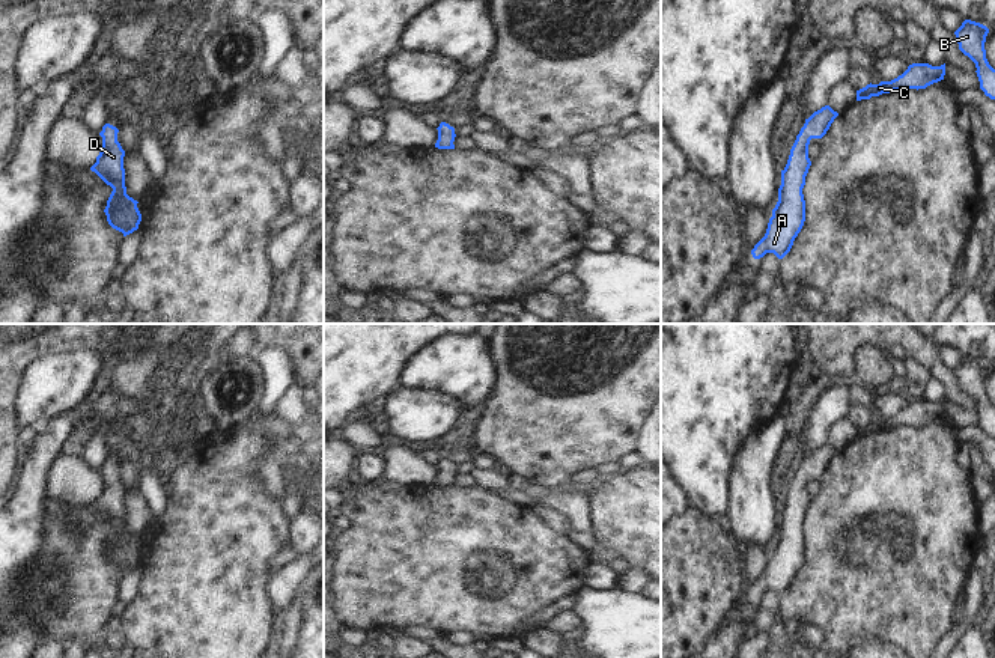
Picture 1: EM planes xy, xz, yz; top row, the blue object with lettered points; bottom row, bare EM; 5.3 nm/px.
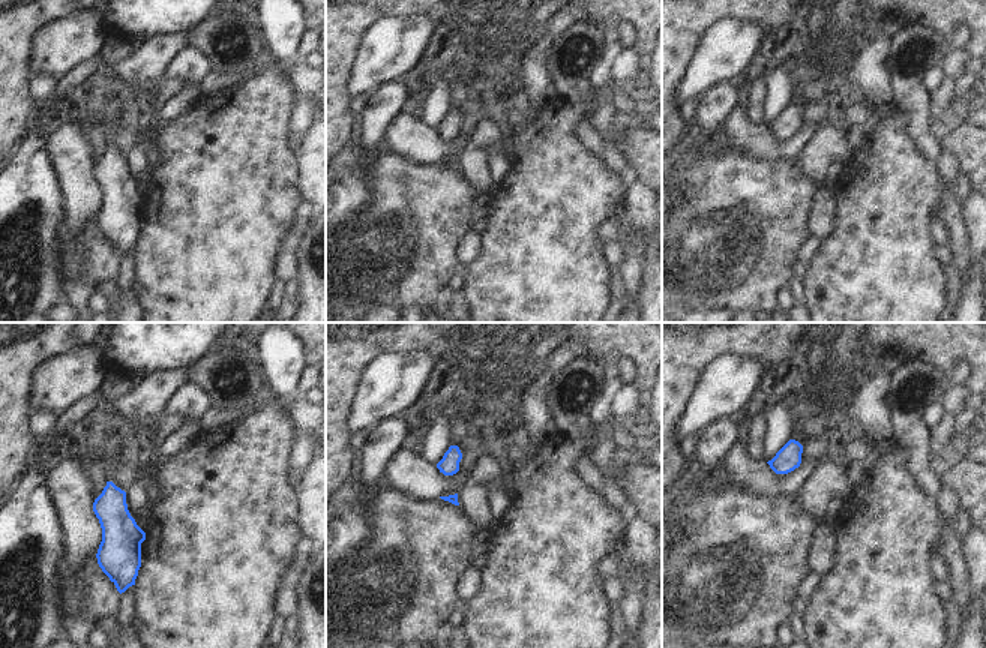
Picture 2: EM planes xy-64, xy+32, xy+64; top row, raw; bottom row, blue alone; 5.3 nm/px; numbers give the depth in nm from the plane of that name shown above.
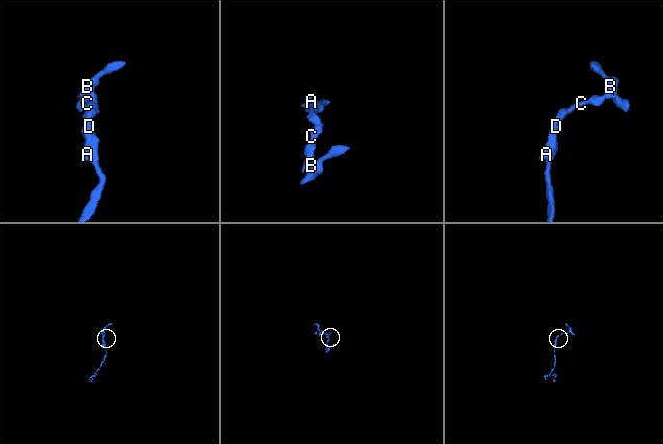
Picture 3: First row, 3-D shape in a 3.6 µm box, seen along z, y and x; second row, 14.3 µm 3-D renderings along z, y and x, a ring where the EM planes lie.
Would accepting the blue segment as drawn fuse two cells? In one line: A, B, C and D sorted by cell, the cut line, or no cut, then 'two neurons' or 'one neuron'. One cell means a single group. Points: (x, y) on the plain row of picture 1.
groups A B C D; cut none; one neuron

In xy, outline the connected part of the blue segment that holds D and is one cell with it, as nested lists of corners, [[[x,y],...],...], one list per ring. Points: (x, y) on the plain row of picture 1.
[[[110,461],[102,464],[101,489],[96,500],[90,504],[107,522],[113,525],[104,547],[108,562],[122,569],[123,574],[138,566],[141,551],[137,538],[126,532],[123,494],[125,488],[117,479],[119,467]]]

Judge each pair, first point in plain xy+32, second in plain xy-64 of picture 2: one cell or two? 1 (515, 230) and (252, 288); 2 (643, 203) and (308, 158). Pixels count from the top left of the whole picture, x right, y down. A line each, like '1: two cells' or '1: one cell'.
1: one cell
2: one cell

